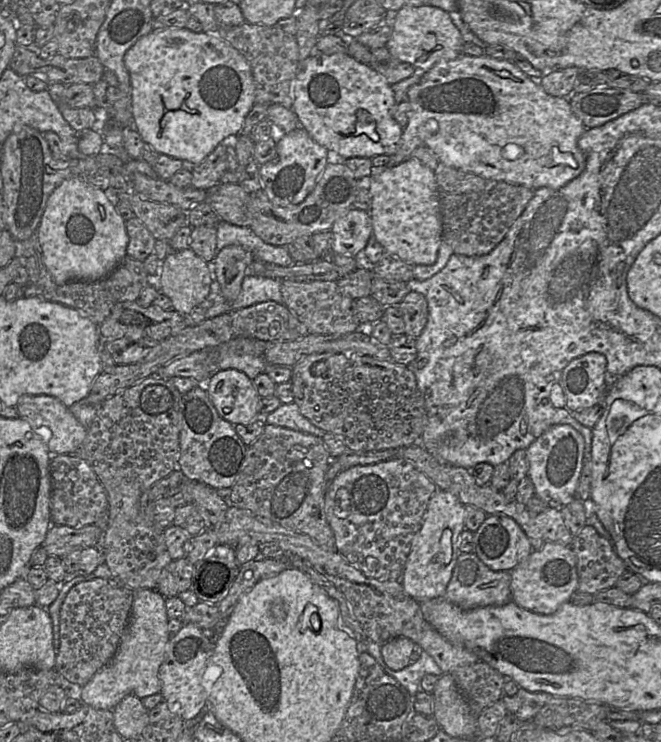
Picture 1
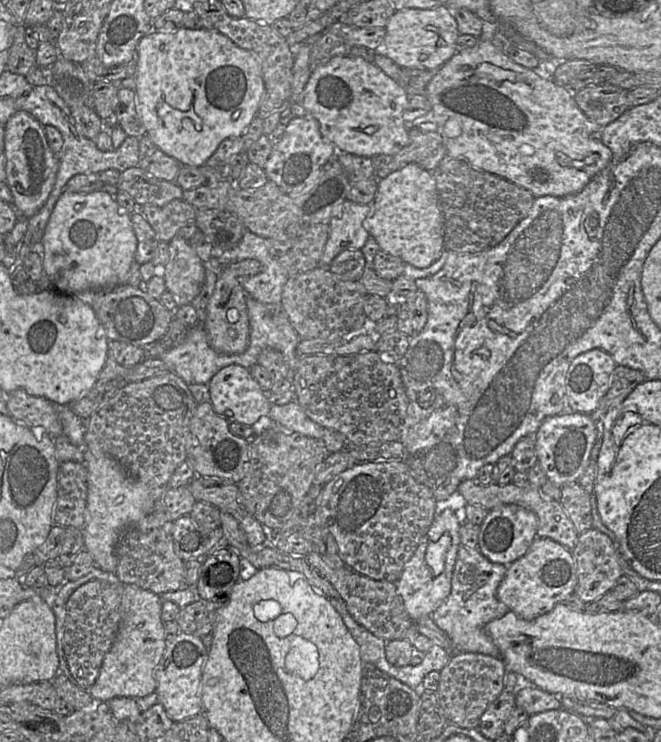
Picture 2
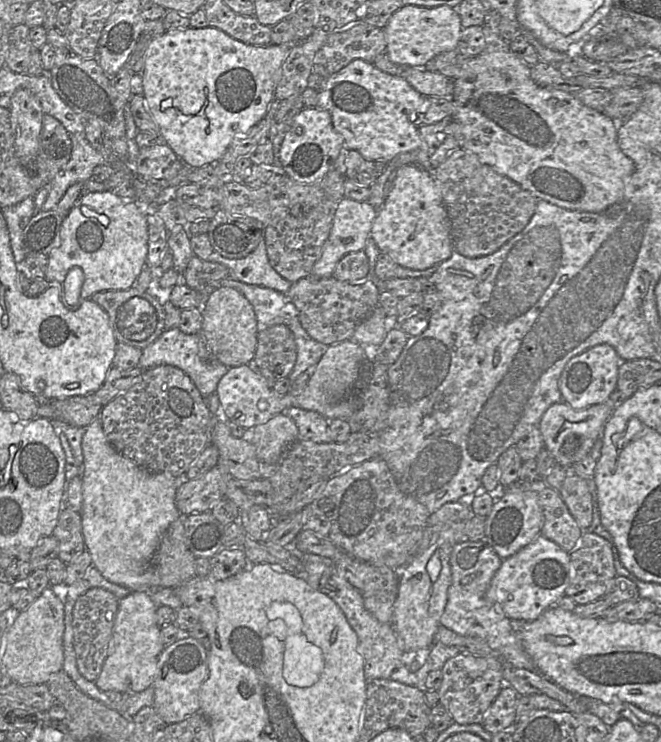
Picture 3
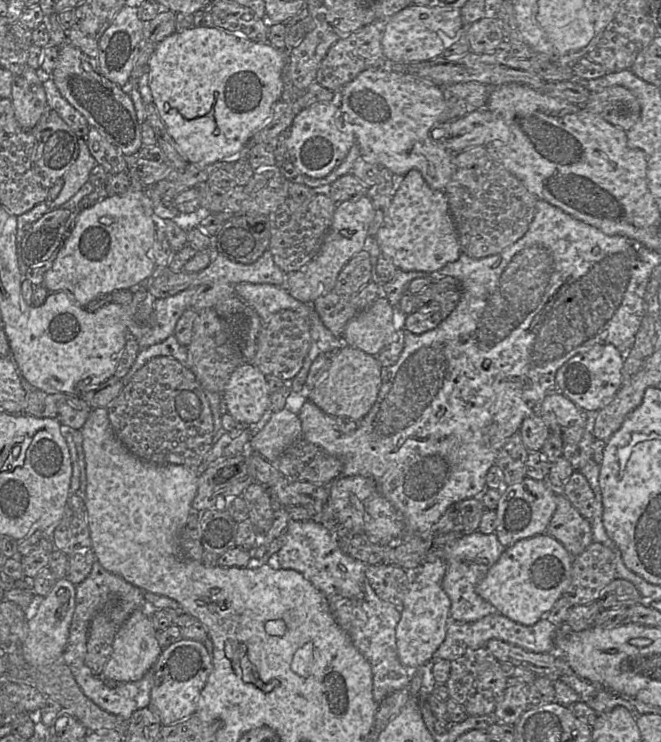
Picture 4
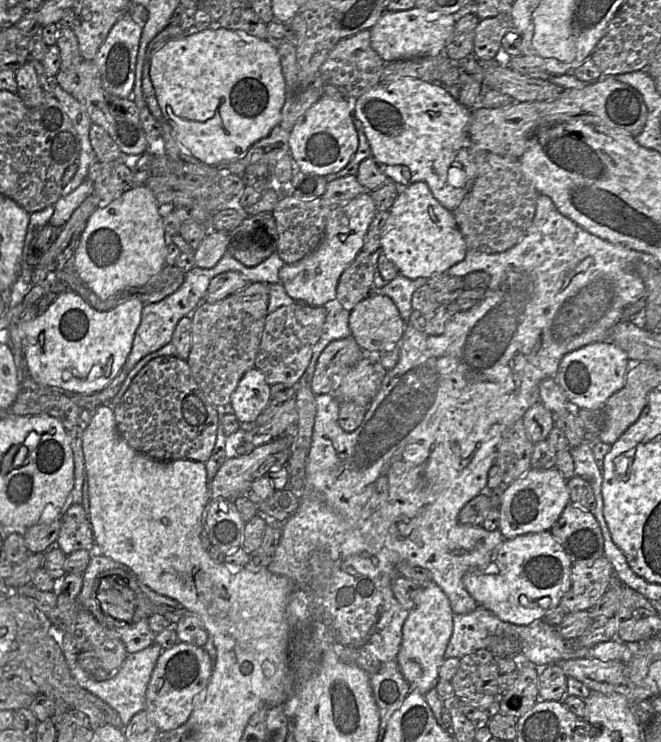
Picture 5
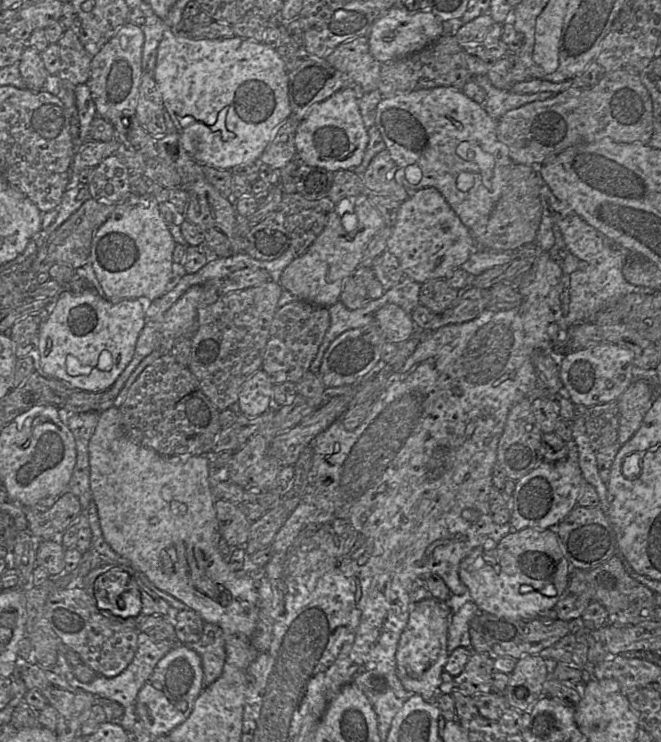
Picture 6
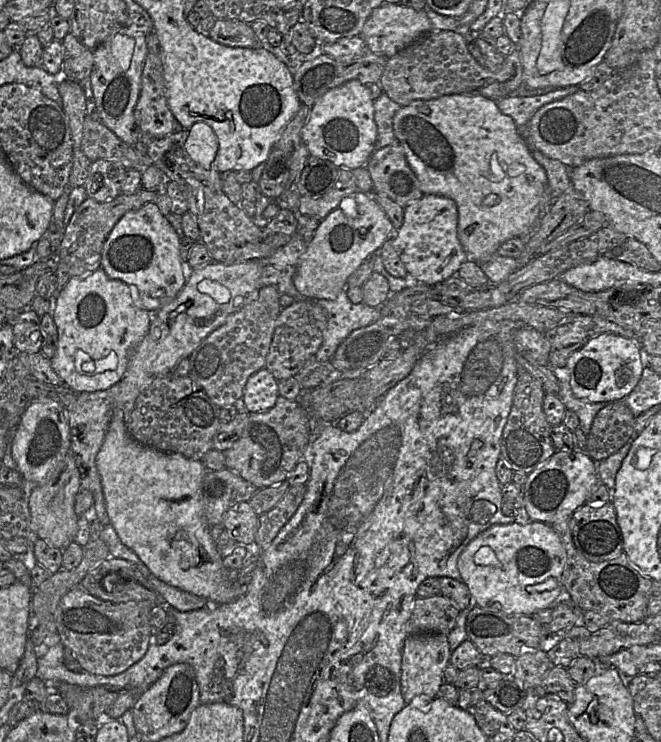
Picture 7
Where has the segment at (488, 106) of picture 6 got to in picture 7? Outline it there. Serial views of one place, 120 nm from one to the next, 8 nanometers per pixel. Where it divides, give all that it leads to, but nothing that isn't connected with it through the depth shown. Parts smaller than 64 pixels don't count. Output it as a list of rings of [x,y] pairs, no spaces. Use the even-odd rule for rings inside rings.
[[[568,86],[564,88],[557,88],[543,95],[509,95],[494,101],[497,103],[497,107],[503,114],[510,116],[514,120],[521,136],[528,144],[528,123],[534,114],[542,106],[563,99],[578,90],[580,90],[579,86]]]

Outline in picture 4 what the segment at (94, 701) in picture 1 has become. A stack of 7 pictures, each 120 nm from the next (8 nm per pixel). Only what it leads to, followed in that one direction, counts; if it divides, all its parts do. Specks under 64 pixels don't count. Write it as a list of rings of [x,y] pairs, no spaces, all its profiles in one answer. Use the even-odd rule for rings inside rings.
[[[137,609],[118,628],[112,652],[104,665],[101,677],[120,683],[138,681],[152,669],[162,650],[157,639],[157,630],[150,618],[150,610]]]

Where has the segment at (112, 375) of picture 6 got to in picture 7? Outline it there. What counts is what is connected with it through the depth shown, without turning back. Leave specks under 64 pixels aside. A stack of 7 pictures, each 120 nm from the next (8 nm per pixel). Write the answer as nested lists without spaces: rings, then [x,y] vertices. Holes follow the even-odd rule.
[[[101,266],[93,272],[84,272],[69,279],[58,295],[52,318],[57,327],[58,341],[51,365],[67,386],[76,392],[106,390],[118,383],[126,371],[132,350],[150,328],[150,315],[147,310],[135,306],[129,285],[109,278]]]

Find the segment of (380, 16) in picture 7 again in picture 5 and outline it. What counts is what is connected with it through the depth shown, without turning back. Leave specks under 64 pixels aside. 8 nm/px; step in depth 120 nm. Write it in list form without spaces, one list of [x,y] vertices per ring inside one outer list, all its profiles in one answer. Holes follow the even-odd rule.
[[[415,6],[409,10],[385,10],[371,28],[371,46],[386,62],[396,60],[437,57],[443,54],[455,27],[452,14],[428,10]]]

